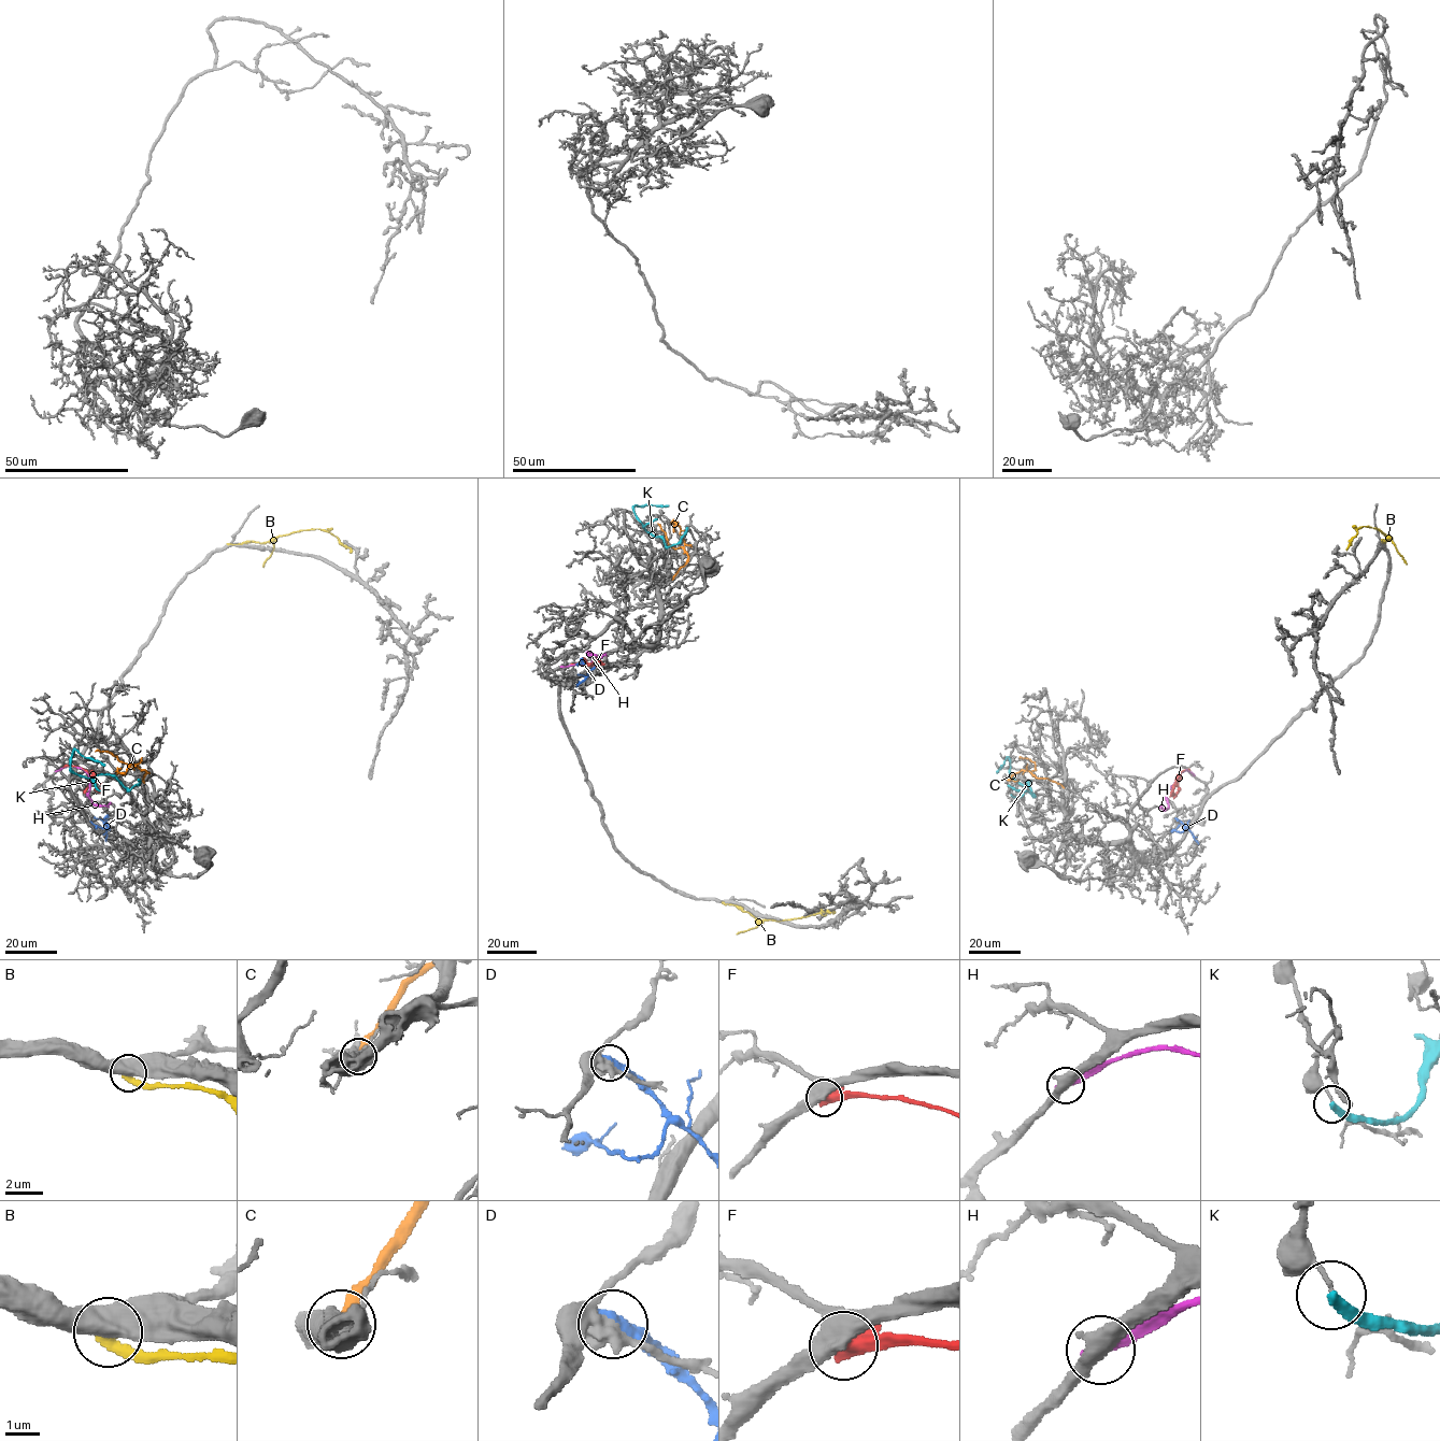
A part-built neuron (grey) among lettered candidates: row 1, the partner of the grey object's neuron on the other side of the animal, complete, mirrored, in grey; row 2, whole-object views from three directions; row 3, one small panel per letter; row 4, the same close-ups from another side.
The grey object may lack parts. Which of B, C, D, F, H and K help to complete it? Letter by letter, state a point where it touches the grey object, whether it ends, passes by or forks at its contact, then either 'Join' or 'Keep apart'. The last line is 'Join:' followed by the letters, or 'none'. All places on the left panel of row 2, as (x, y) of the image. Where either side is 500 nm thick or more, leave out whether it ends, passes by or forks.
B: Touches grey at (228, 544). Keep apart
C: Touches grey at (143, 782). Keep apart
D: Touches grey at (108, 816). Keep apart
F: Touches grey at (63, 766). Keep apart
H: Touches grey at (56, 771). It ends there. Keep apart
K: Touches grey at (107, 787). It ends there. Keep apart
Join: none

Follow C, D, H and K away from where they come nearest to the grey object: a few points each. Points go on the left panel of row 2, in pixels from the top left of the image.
C: (143, 782), (148, 773), (144, 770), (119, 761), (108, 752), (95, 751)
D: (108, 816), (104, 818), (109, 829), (90, 822)
H: (56, 771), (69, 766), (82, 768), (89, 782), (87, 796), (91, 802), (110, 803)
K: (107, 788), (98, 790), (93, 780), (73, 772), (70, 756), (76, 748), (84, 757), (105, 765)

